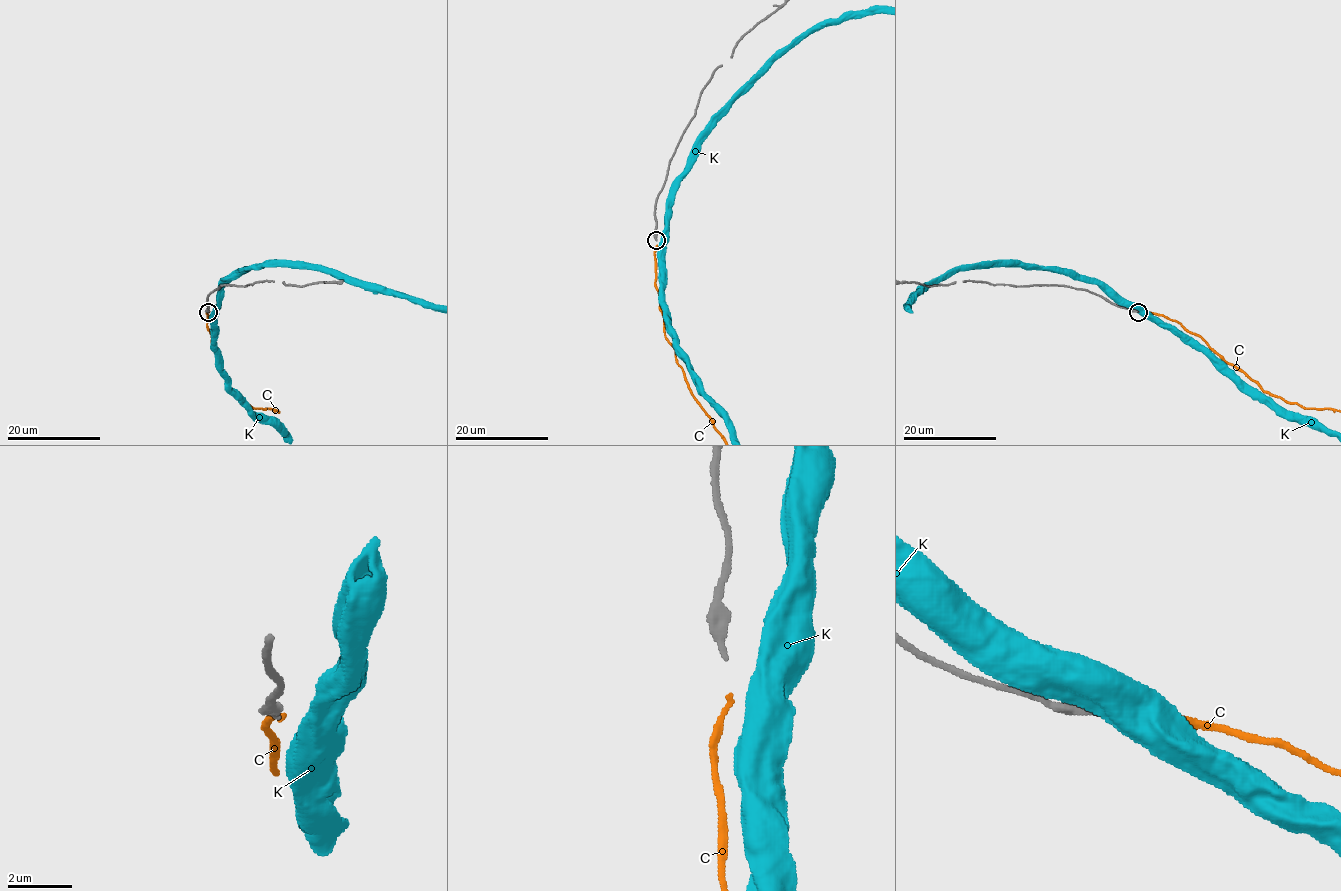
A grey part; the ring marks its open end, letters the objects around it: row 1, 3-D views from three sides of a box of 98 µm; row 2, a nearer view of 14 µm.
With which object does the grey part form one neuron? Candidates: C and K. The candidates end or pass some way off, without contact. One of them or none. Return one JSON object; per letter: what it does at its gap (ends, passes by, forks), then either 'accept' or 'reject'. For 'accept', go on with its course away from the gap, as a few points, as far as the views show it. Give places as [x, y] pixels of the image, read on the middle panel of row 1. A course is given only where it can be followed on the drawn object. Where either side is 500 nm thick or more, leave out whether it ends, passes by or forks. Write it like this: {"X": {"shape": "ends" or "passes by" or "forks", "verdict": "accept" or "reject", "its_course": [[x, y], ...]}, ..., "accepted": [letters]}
{"C": {"shape": "ends", "verdict": "accept"}, "K": {"verdict": "reject"}, "accepted": ["C"]}

